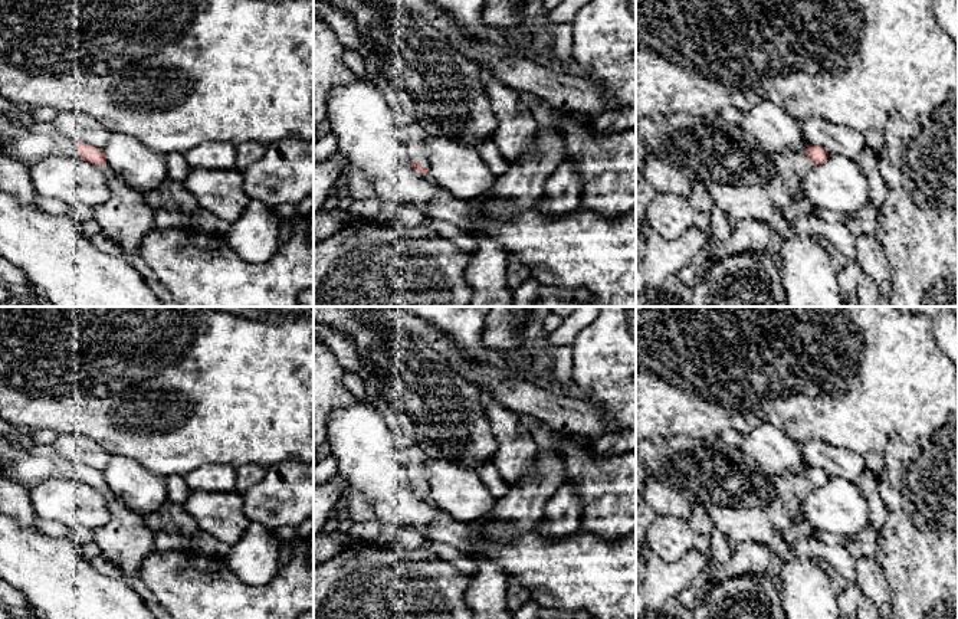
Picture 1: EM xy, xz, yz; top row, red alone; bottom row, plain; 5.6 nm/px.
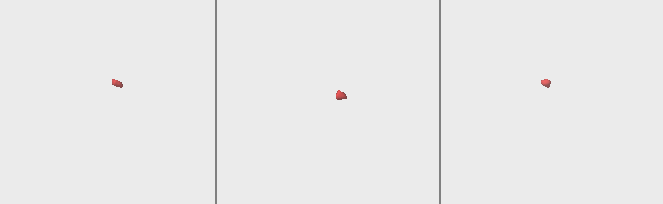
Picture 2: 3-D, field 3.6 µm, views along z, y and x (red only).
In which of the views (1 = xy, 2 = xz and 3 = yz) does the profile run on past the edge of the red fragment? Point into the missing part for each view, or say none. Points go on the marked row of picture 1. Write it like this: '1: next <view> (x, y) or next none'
1: next xy (125, 218)
2: next xz (414, 134)
3: next yz (793, 169)

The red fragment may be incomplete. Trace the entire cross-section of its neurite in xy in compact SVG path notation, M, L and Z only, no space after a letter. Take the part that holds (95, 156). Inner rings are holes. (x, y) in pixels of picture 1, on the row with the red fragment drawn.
M1 114L0 145L4 155L27 167L50 155L76 155L98 166L106 177L109 199L95 207L93 219L105 236L122 246L124 255L140 255L142 238L155 229L154 210L140 191L115 176L106 164L104 150L69 138L52 122L22 125Z

